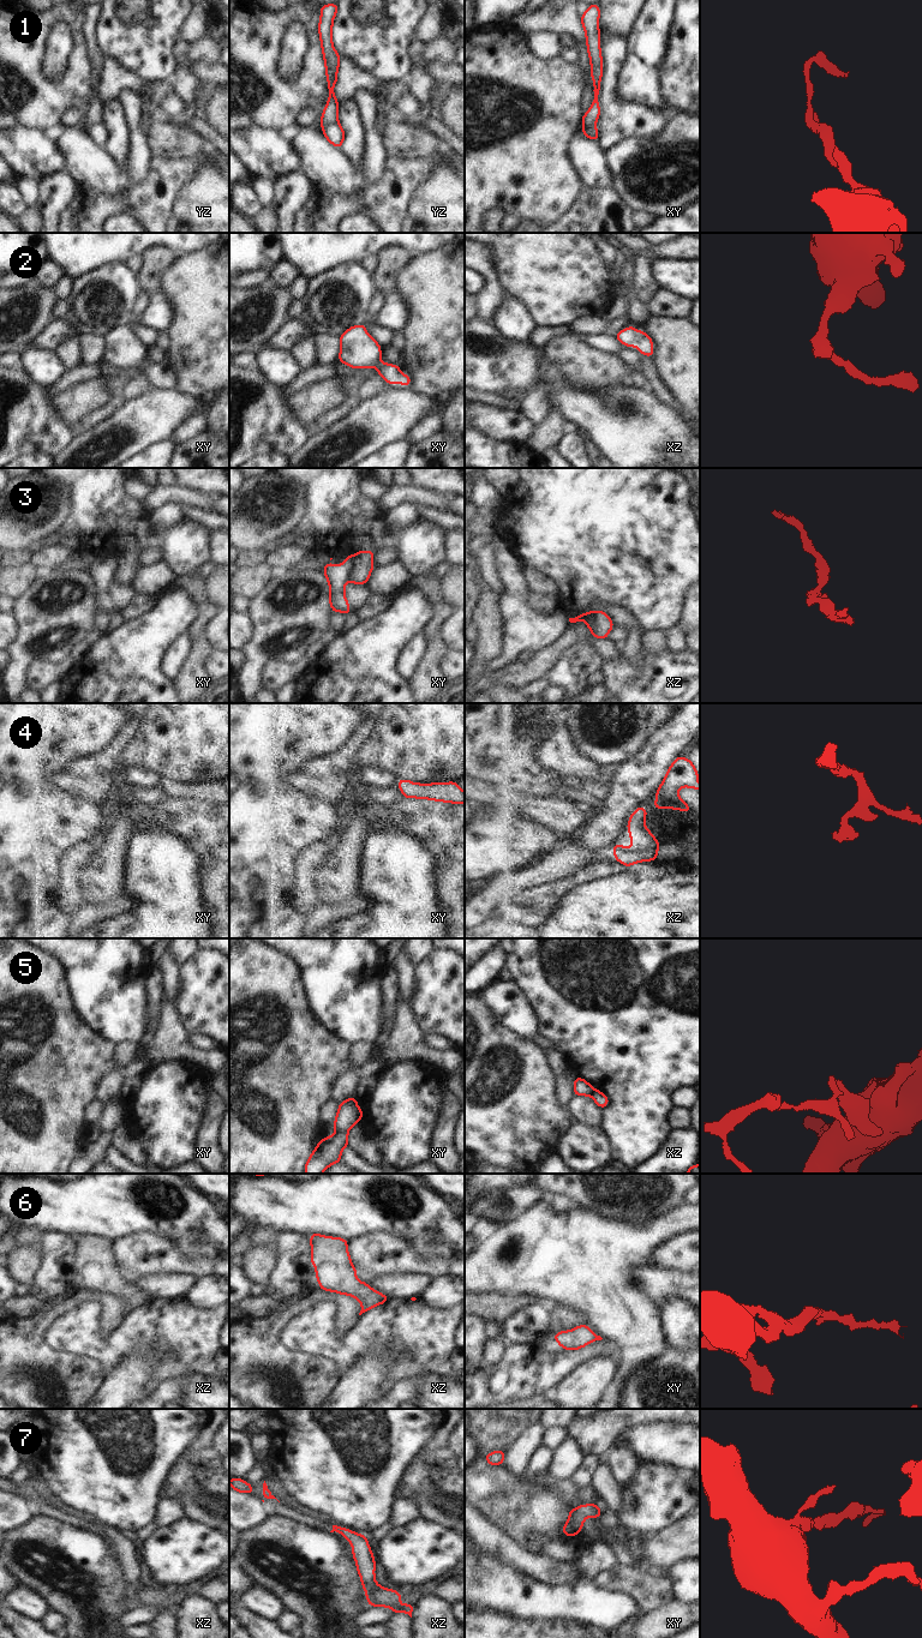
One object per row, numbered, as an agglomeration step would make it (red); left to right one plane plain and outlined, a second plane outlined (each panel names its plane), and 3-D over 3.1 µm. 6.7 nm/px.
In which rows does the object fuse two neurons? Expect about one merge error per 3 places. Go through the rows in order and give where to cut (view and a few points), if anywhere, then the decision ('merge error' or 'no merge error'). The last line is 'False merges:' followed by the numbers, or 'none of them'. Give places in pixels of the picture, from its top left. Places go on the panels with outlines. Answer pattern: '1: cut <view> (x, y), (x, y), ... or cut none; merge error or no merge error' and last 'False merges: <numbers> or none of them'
1: cut yz (337, 121), (323, 130); merge error
2: cut none; no merge error
3: cut xy (352, 557), (352, 570), (348, 580); merge error
4: cut none; no merge error
5: cut xz (593, 1088), (590, 1094); merge error
6: cut none; no merge error
7: cut none; no merge error
False merges: 1, 3, 5

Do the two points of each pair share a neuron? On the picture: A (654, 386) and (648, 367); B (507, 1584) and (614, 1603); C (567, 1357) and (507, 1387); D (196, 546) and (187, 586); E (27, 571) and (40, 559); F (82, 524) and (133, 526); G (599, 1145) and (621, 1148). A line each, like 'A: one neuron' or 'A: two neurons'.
A: one neuron
B: one neuron
C: one neuron
D: two neurons
E: two neurons
F: one neuron
G: two neurons

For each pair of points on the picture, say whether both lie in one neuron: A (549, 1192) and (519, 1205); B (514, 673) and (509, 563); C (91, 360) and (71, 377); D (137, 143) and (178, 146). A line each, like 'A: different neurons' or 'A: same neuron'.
A: different neurons
B: different neurons
C: same neuron
D: different neurons

